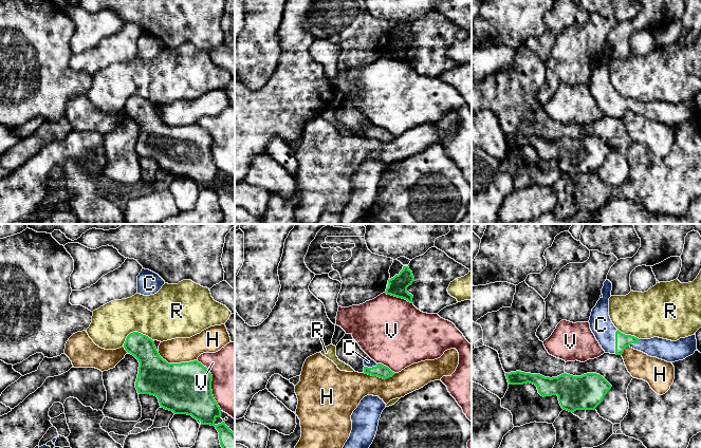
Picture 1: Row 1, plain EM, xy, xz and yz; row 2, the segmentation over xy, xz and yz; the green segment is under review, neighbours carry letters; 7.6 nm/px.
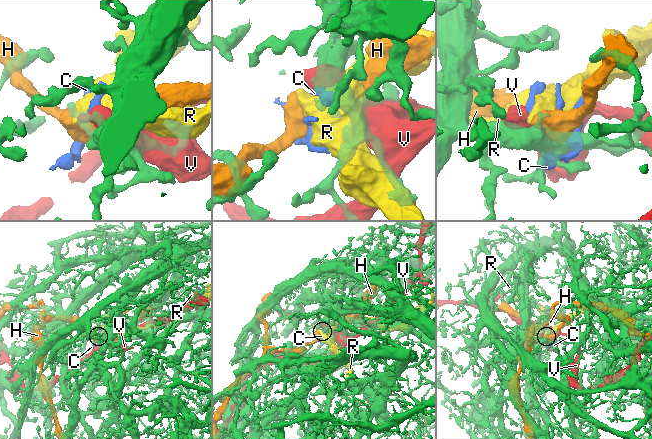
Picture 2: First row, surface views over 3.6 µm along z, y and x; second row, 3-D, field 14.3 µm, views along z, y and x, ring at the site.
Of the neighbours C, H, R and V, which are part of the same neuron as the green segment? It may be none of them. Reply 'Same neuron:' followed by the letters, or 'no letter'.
Same neuron: C

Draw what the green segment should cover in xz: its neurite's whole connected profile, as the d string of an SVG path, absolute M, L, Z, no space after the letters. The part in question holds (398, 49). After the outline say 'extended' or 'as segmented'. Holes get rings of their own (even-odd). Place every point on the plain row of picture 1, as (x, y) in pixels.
M403 30L399 38L388 43L386 57L402 61L412 67L413 59L407 55L407 51L412 48L414 40L408 30Z; as segmented

